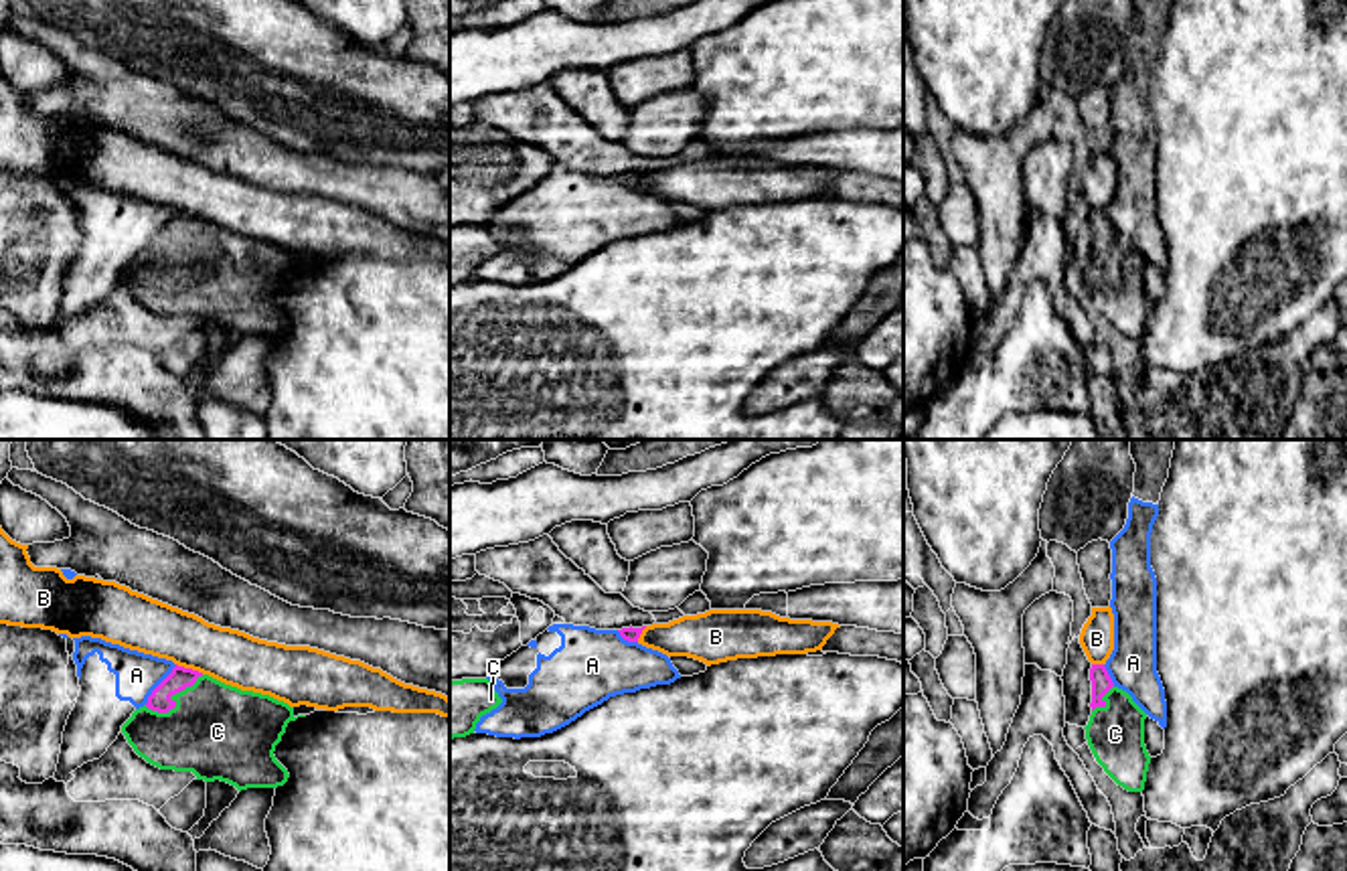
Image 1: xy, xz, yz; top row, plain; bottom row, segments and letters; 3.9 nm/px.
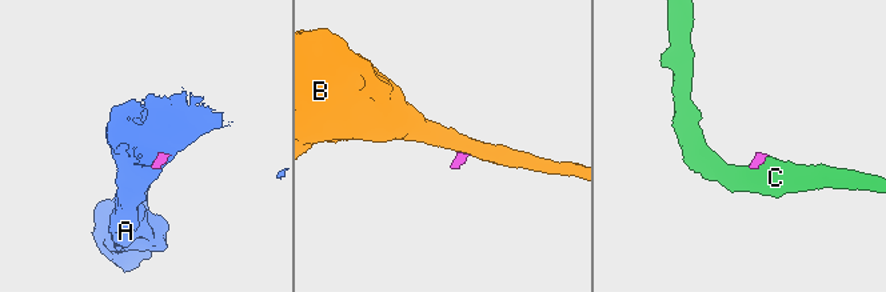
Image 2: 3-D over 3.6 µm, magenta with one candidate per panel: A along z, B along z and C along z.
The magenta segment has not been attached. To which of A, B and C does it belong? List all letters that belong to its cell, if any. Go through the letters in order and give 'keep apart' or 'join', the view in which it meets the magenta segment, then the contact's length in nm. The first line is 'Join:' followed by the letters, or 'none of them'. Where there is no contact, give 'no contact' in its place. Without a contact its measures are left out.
Join: C
A: keep apart; meets magenta in xy; contact 200 nm long
B: keep apart; meets magenta in xy; contact 120 nm long
C: join; meets magenta in xy; contact 260 nm long

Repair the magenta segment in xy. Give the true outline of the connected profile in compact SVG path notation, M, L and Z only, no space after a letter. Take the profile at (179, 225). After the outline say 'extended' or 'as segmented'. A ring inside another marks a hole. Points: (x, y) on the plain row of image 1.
M176 211L122 280L160 316L192 318L196 326L221 326L241 338L288 328L273 298L296 265L284 247Z; extended

